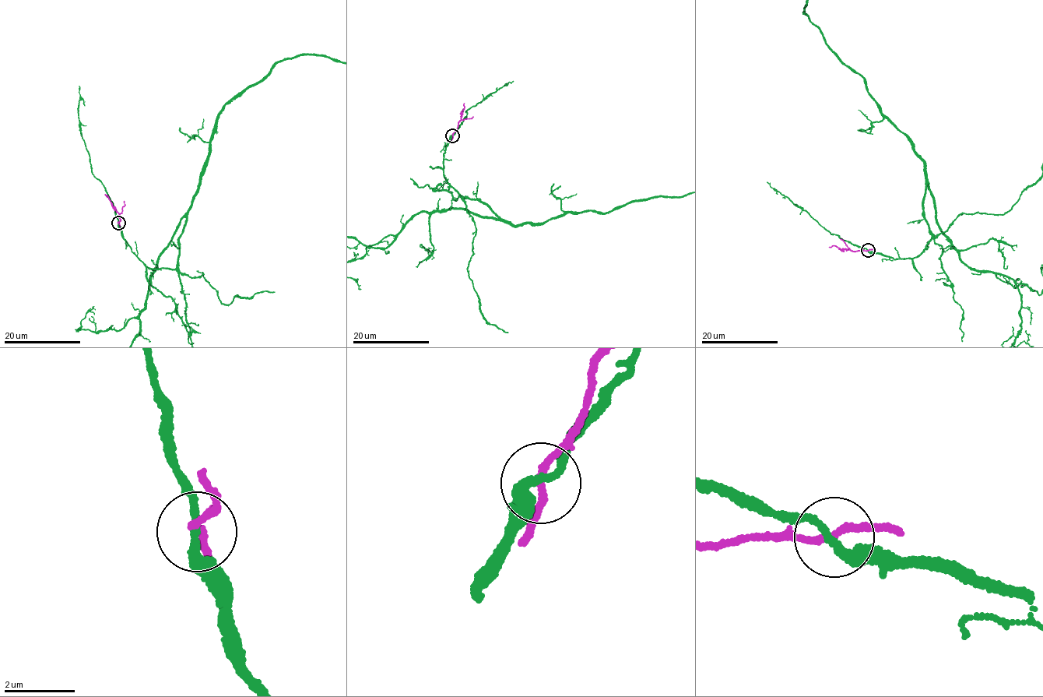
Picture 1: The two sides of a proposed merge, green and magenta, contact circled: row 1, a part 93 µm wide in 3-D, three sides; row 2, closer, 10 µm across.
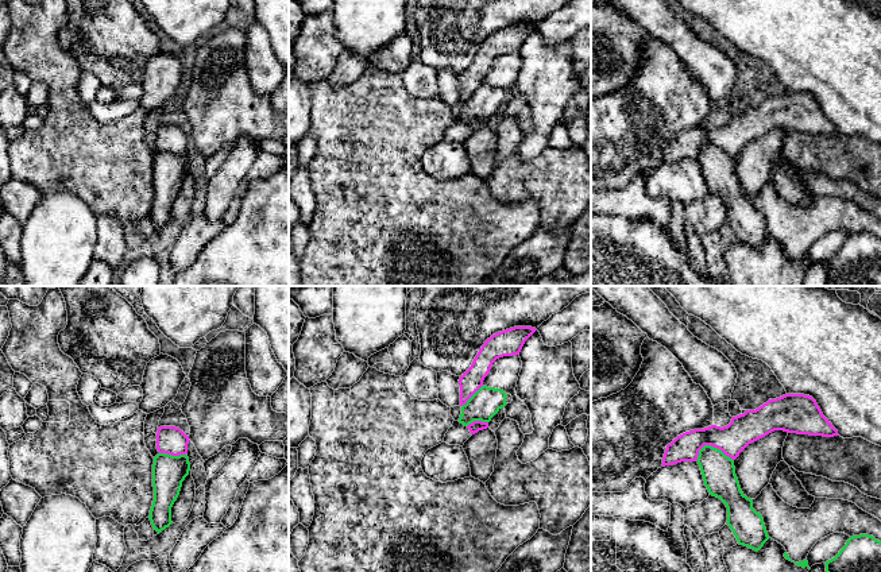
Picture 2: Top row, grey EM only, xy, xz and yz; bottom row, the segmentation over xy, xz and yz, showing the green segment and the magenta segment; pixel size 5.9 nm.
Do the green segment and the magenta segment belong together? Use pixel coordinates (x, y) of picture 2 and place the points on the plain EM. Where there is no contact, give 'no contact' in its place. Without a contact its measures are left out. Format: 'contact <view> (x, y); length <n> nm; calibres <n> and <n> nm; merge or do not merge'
contact yz (710, 143); length 240 nm; calibres 200 and 190 nm; do not merge

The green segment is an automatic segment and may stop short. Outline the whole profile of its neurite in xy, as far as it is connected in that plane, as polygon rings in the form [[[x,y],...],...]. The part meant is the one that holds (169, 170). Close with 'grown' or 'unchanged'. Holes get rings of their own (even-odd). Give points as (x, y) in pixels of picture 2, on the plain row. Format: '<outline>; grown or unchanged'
[[[158,151],[152,162],[154,198],[150,208],[150,219],[158,232],[171,220],[171,205],[177,198],[182,179],[189,173],[190,161],[188,152],[171,154]]]; unchanged

